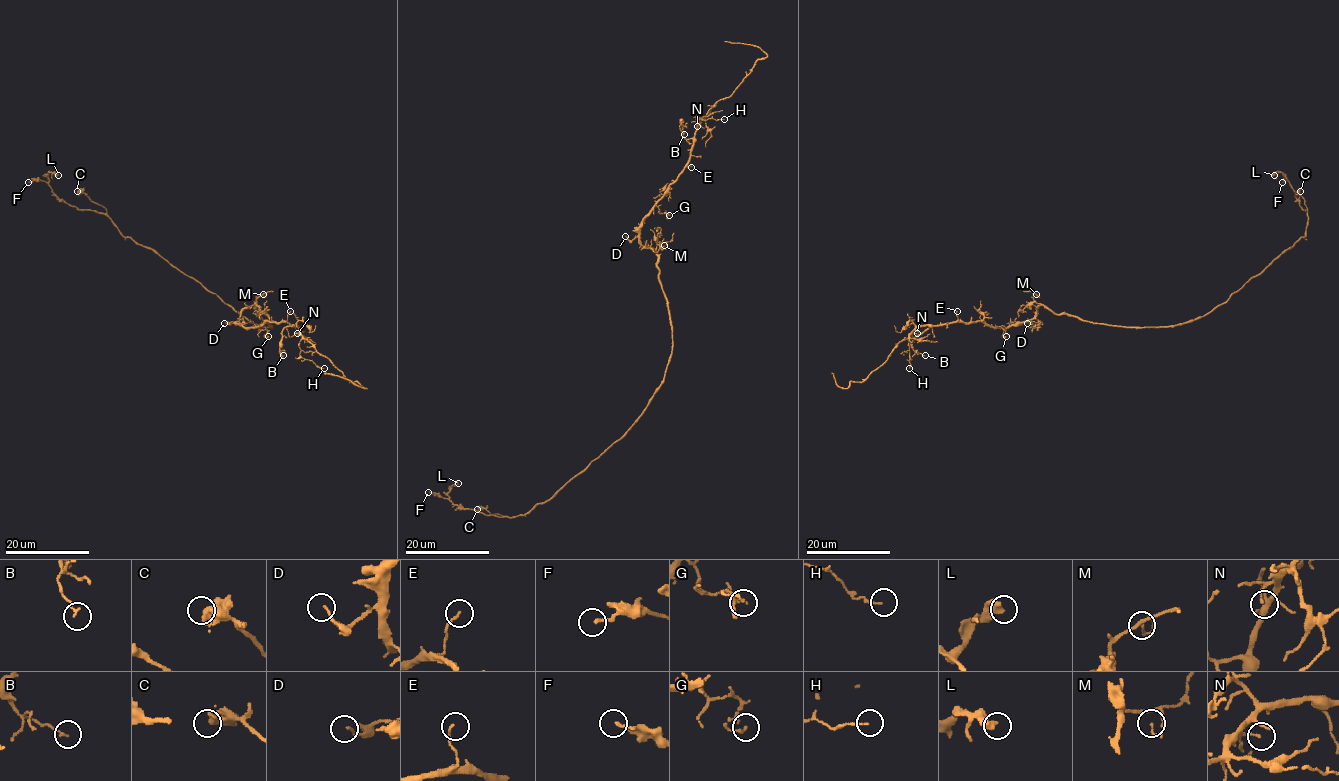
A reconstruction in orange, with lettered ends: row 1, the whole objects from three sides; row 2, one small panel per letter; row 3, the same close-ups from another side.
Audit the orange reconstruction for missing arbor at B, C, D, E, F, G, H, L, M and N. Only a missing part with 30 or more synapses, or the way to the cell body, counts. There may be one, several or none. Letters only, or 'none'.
none

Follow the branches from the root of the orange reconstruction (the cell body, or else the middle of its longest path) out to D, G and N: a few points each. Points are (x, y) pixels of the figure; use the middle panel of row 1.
D: (670, 318), (668, 300), (658, 278), (657, 255), (651, 248), (643, 247), (636, 237), (629, 240), (625, 236)
G: (670, 318), (668, 300), (658, 278), (657, 255), (640, 241), (642, 220), (655, 206), (661, 213), (669, 215)
N: (670, 318), (658, 278), (657, 255), (642, 245), (640, 229), (643, 218), (684, 169), (697, 126)

